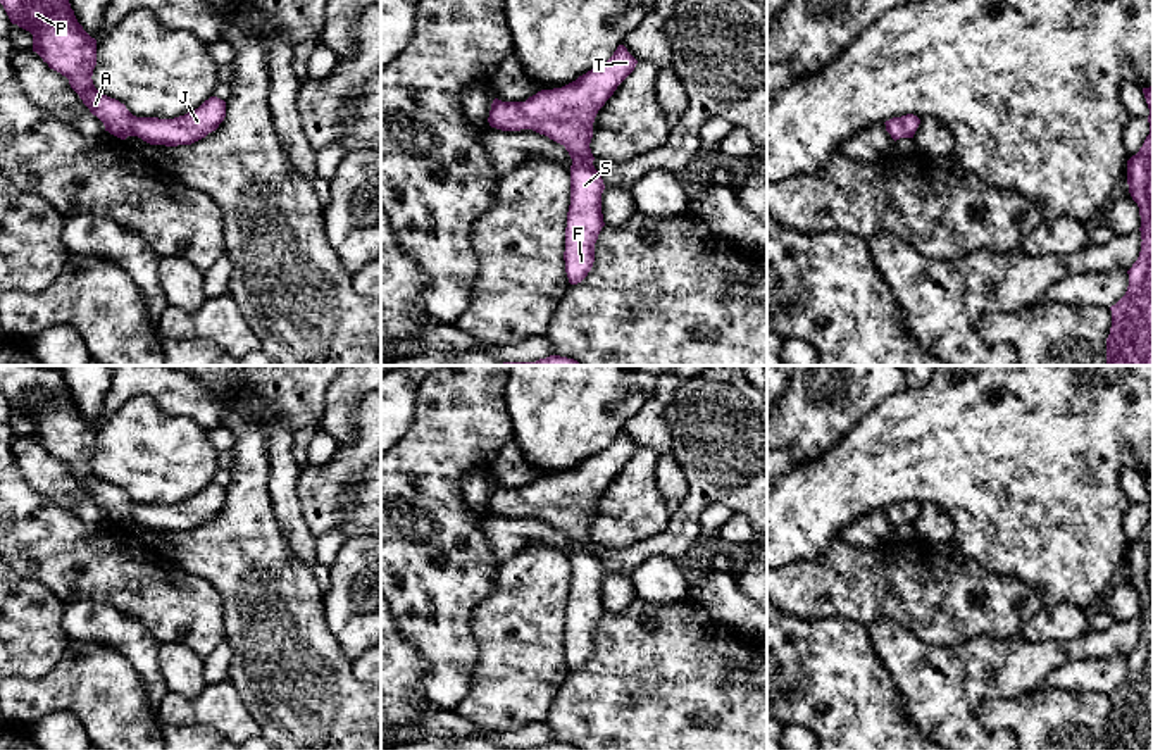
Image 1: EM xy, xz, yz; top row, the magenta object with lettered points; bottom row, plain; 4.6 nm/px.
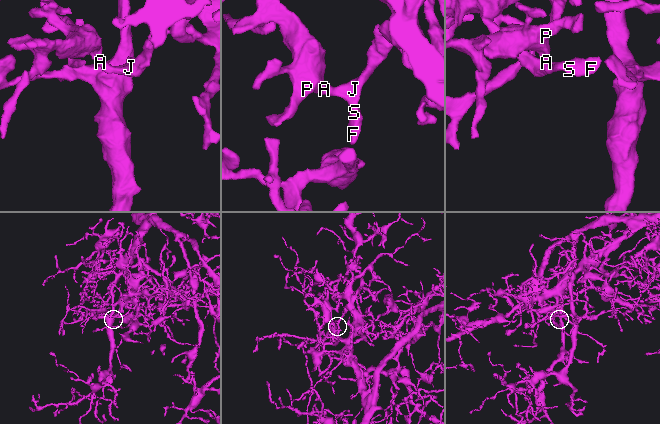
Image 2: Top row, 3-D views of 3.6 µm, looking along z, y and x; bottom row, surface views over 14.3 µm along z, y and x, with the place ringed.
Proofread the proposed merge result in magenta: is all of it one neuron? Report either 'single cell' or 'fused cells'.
single cell

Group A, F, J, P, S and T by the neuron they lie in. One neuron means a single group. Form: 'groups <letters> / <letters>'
groups A F J P S T

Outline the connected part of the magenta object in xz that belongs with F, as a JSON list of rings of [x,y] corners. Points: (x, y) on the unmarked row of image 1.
[[[619,431],[601,452],[576,467],[541,476],[526,488],[493,486],[488,509],[502,517],[533,516],[565,533],[570,552],[570,591],[565,614],[565,659],[570,671],[581,669],[593,653],[595,629],[603,609],[600,559],[589,534],[598,497],[634,457],[638,447]]]

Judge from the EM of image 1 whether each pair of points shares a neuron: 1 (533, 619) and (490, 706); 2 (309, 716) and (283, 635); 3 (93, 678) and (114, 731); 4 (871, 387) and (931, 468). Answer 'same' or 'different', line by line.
1: same
2: same
3: same
4: different

